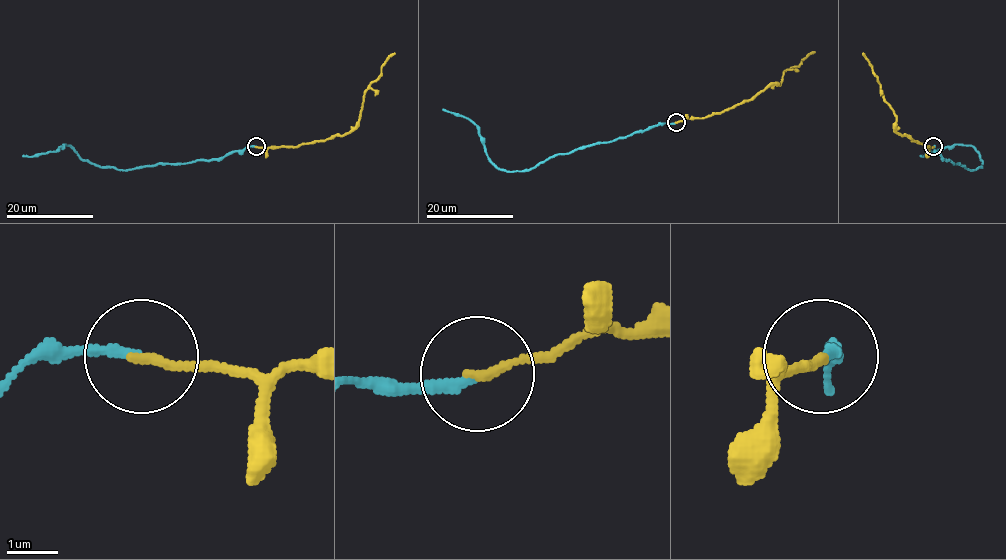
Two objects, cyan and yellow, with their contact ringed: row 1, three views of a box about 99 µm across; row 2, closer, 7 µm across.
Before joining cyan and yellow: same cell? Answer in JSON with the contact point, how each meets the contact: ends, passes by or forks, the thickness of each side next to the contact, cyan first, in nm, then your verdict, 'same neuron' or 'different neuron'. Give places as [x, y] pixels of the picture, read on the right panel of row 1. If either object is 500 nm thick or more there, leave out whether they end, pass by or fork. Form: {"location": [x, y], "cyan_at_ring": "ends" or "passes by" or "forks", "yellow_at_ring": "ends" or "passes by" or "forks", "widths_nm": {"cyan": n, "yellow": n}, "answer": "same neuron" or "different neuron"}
{"location": [933, 146], "cyan_at_ring": "ends", "yellow_at_ring": "ends", "widths_nm": {"cyan": 190, "yellow": 180}, "answer": "same neuron"}

